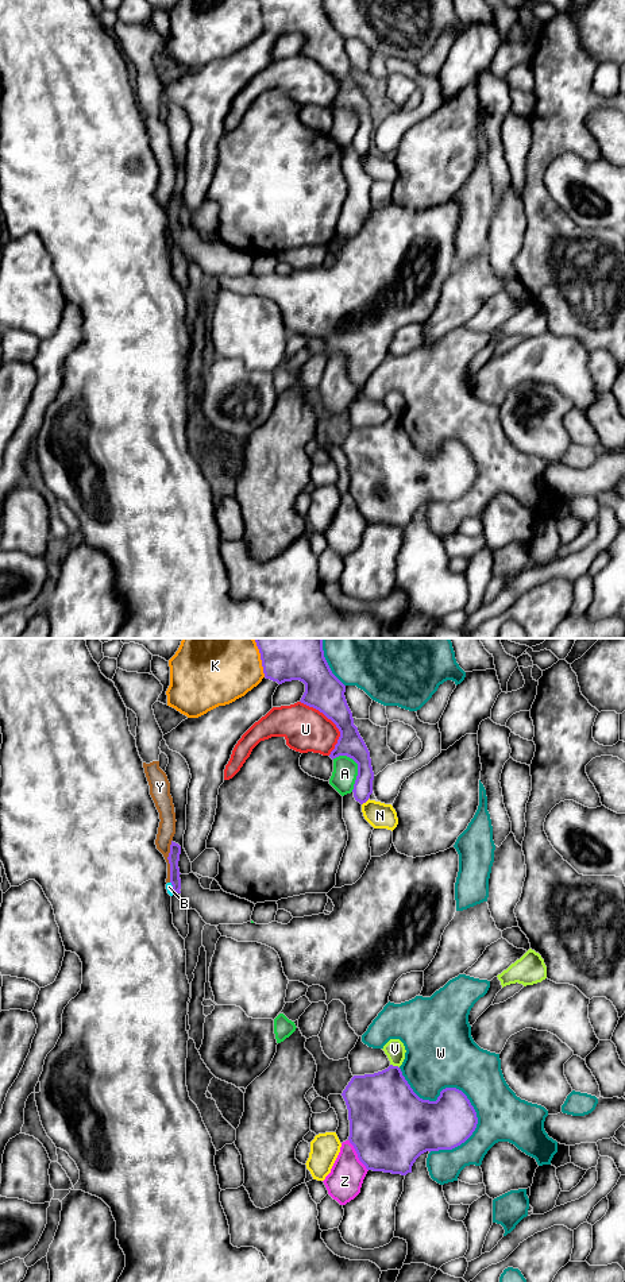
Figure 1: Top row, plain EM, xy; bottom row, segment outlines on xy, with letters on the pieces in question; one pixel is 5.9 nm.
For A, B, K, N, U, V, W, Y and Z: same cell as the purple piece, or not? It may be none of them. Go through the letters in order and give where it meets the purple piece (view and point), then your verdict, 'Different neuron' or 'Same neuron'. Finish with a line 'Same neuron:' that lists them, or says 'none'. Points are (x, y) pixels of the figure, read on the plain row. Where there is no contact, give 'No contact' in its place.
A: Touches purple at xy (358, 122). Different neuron
B: Touches purple at xy (173, 239). Different neuron
K: Touches purple at xy (262, 15). Different neuron
N: Touches purple at xy (365, 154). Different neuron
U: Touches purple at xy (332, 73). Different neuron
V: Touches purple at xy (394, 419). Different neuron
W: Touches purple at xy (451, 440). Different neuron
Y: Touches purple at xy (169, 213). Different neuron
Z: Touches purple at xy (358, 508). Different neuron
Same neuron: none

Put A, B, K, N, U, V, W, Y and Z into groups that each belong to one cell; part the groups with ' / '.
A / B Y / K / N / U / V / W / Z

